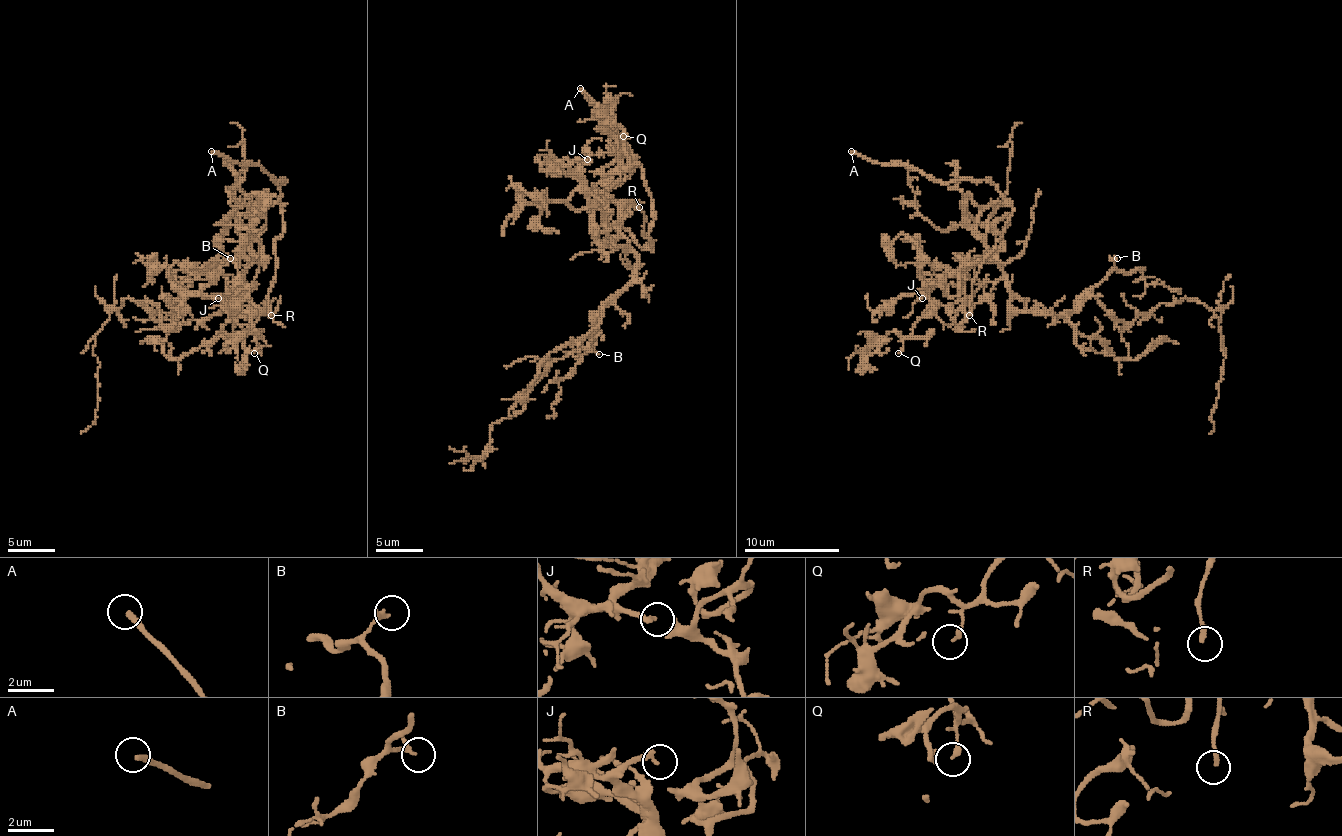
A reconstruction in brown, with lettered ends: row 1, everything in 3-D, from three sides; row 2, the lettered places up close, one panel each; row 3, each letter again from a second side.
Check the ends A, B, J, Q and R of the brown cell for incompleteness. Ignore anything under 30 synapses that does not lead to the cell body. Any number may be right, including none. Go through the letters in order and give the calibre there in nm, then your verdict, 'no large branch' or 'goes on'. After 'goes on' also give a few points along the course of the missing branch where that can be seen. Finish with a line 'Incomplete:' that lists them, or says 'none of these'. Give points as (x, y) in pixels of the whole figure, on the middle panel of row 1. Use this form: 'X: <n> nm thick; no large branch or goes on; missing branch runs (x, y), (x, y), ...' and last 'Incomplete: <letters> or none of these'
A: 240 nm thick; goes on
B: 240 nm thick; no large branch
J: 160 nm thick; goes on; missing branch runs (587, 159), (573, 145), (573, 136), (570, 171), (547, 195), (542, 195), (528, 176), (528, 148)
Q: 200 nm thick; no large branch
R: 180 nm thick; no large branch
Incomplete: A, J

